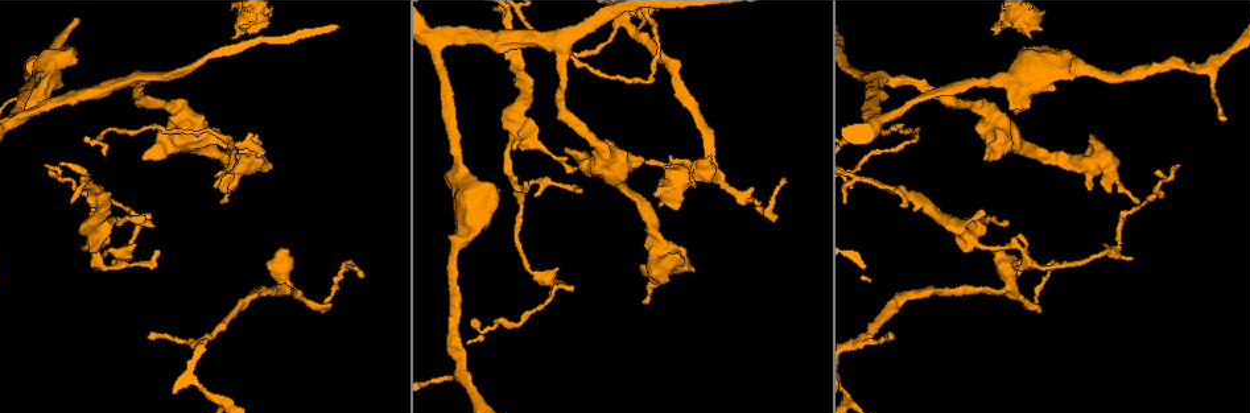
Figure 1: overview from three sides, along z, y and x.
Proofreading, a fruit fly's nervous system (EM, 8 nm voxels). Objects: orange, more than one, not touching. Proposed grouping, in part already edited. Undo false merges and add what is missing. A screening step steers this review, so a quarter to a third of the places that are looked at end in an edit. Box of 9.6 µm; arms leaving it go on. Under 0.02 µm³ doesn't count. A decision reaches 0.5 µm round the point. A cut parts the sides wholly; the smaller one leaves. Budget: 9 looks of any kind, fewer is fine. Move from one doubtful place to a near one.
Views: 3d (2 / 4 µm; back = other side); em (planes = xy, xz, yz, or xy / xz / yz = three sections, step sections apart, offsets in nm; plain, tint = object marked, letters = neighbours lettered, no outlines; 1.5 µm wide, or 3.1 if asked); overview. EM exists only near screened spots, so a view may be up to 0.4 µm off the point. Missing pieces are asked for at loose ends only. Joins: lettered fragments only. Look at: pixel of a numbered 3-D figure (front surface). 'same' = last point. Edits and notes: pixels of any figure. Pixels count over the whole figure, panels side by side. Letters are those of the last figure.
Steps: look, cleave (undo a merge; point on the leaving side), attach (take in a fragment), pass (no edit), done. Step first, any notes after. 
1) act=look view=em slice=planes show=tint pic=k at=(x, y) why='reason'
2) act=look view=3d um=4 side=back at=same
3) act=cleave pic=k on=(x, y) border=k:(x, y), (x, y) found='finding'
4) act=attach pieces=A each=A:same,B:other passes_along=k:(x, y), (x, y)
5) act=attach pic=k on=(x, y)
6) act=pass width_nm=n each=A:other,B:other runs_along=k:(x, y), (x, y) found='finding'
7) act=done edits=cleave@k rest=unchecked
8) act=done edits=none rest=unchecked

act=look view=em slice=planes show=plain pic=1 at=(1139, 201)

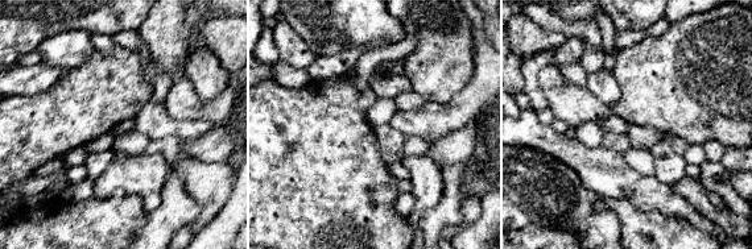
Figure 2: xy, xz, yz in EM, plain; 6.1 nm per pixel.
act=look view=em slice=planes show=letters at=same why='what lies round it'

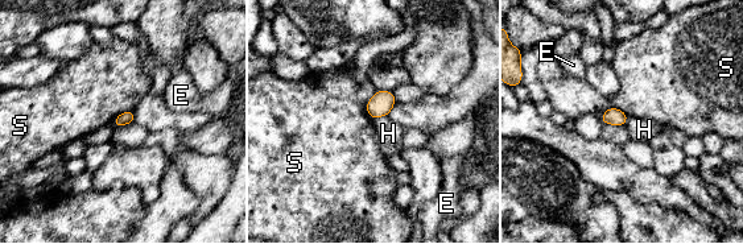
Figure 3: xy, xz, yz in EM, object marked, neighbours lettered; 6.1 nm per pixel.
act=pass longest_contact=S:180nm each=E:other,H:other,S:other found='none of them fits'

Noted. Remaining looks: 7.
act=look view=3d um=4 pic=1 at=(258, 157) why='free end'

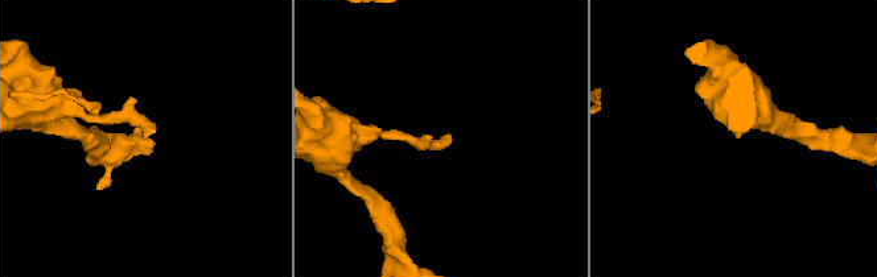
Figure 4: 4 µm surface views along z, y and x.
act=look view=em slice=planes show=letters pic=4 at=(146, 137) why='now the EM'

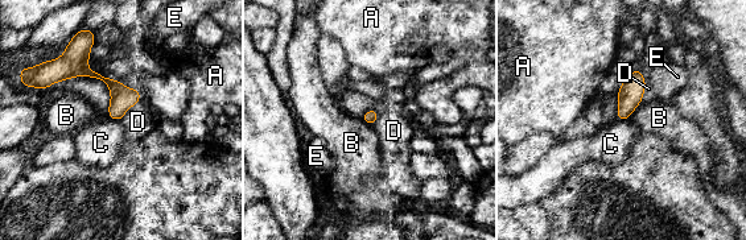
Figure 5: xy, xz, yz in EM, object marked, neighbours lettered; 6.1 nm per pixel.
act=pass each=A:other,B:other,C:other,D:other,E:other runs_along=5:(89, 44), (83, 67), (118, 91), (118, 116) found='none of them fits'

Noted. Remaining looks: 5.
act=look view=3d um=4 pic=1 at=(576, 170) why='thin end'

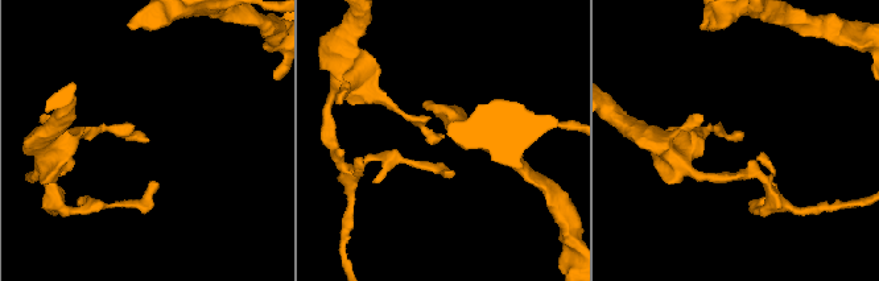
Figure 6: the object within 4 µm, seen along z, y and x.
act=look view=em slice=planes show=letters pic=6 at=(440, 136)

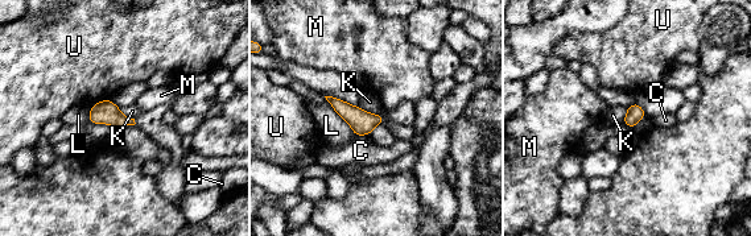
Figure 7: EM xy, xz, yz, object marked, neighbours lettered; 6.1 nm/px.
act=pass longest_contact=L:260nm each=C:other,K:other,L:other,M:other,U:other border=7:(359, 106), (379, 114), (383, 123) found='no lettered fragment goes on from it'

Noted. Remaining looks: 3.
act=look view=em slice=xz step=8 show=tint pic=1 at=(167, 102) why='calibre changes'

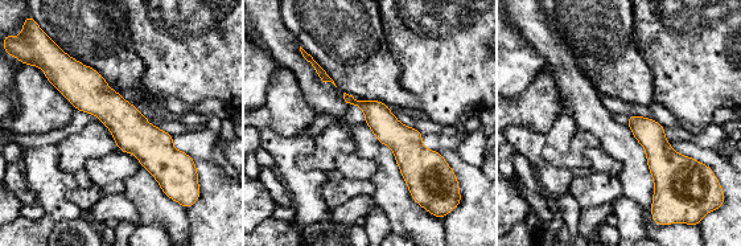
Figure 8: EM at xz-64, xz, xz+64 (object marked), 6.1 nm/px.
act=look view=em slice=xz step=8 show=letters at=same

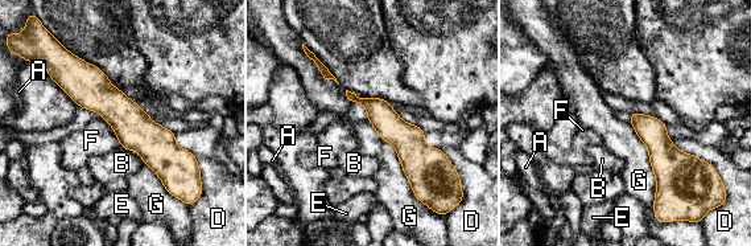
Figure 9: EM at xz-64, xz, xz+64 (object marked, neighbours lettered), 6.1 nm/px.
act=pass width_nm=170 each=A:other,B:other,D:other,E:other,F:other,G:other border=9:(103, 119), (111, 127), (119, 143) found='one cell here'

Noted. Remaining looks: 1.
act=done edits=none rest=unchecked

